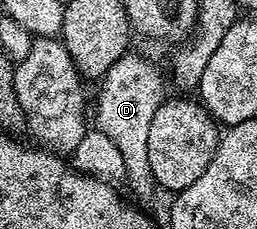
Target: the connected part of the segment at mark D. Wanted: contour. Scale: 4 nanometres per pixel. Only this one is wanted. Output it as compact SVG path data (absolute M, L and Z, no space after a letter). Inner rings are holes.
M128 53L120 57L119 60L116 61L115 64L110 67L108 71L103 74L103 78L101 82L98 84L99 87L99 100L95 103L95 123L94 126L97 128L98 131L103 133L105 136L109 137L110 141L113 141L114 145L117 145L118 152L121 153L121 157L124 158L124 165L125 165L125 186L127 185L128 189L132 191L133 194L136 195L134 198L138 200L140 204L147 205L147 202L150 201L151 198L154 197L155 193L157 194L157 186L154 181L153 173L150 172L149 167L149 156L148 156L148 134L149 134L149 125L152 124L154 111L157 110L159 106L164 103L165 94L163 94L163 79L165 83L165 75L158 71L157 68L154 67L153 64L150 63L147 59L142 59L139 55L134 55L134 53Z

